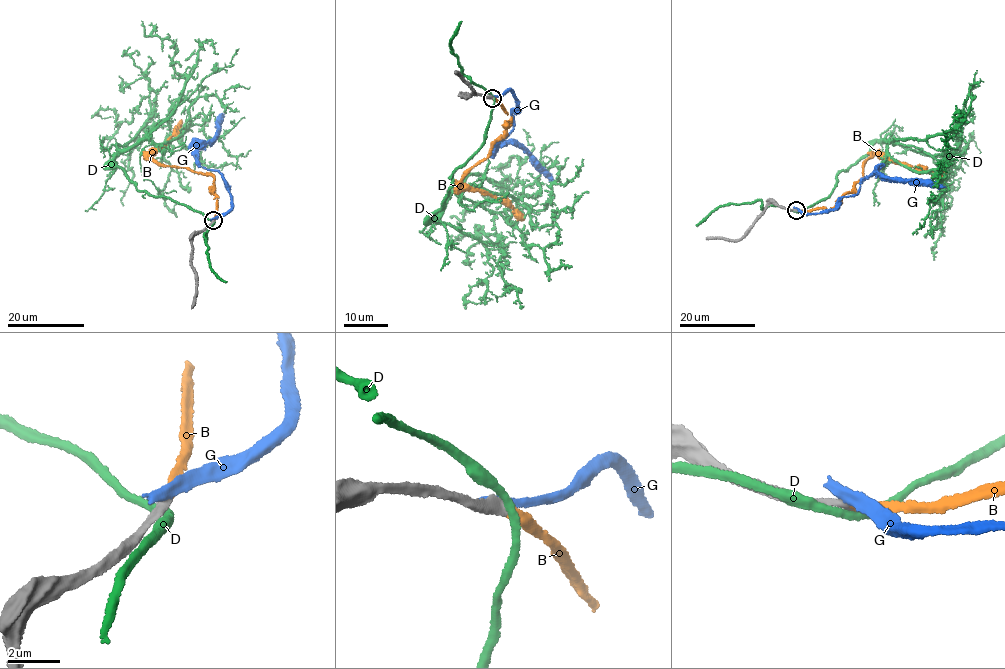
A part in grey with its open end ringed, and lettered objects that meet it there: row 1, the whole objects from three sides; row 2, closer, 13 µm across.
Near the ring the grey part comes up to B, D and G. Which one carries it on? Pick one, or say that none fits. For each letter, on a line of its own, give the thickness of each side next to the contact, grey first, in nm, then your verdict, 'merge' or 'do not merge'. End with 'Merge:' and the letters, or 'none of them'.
B: 380/320 nm | merge
D: 400/300 nm | do not merge
G: 360/500 nm | do not merge
Merge: B

